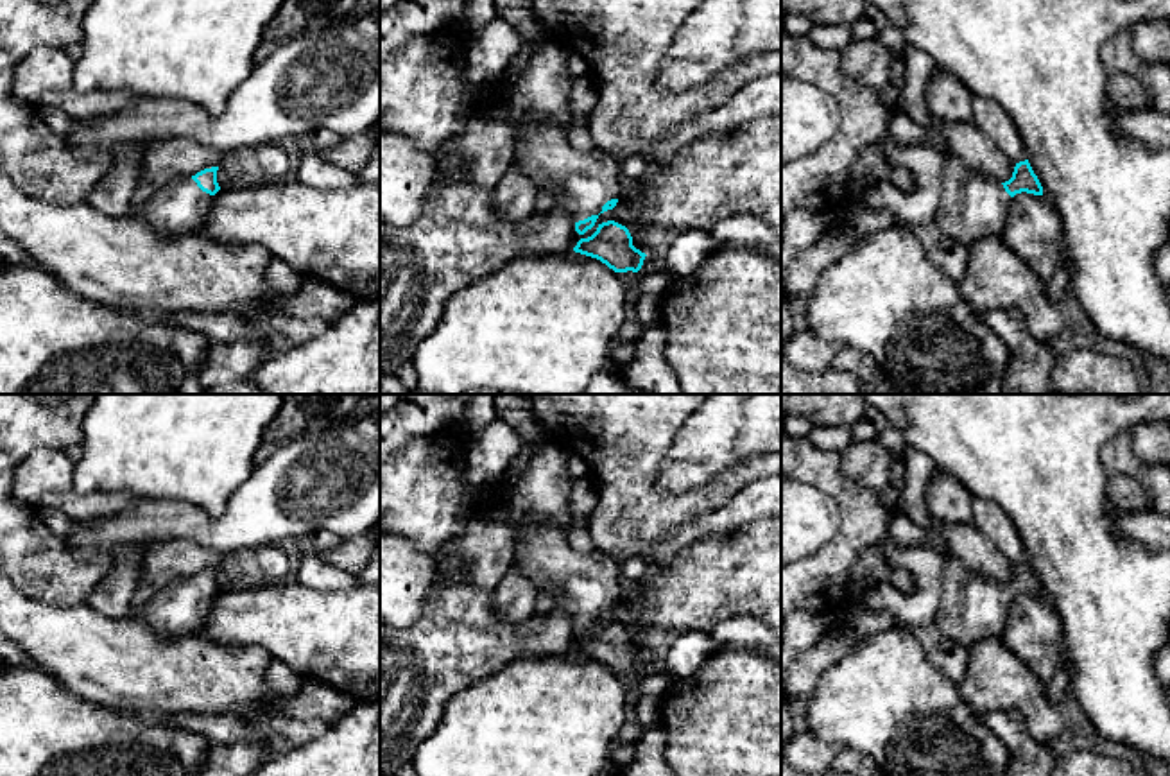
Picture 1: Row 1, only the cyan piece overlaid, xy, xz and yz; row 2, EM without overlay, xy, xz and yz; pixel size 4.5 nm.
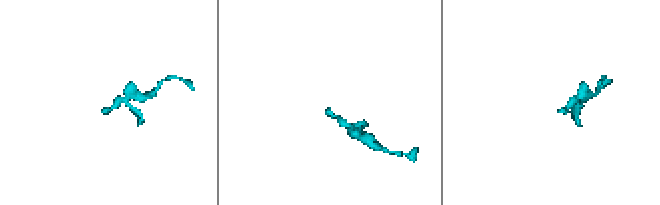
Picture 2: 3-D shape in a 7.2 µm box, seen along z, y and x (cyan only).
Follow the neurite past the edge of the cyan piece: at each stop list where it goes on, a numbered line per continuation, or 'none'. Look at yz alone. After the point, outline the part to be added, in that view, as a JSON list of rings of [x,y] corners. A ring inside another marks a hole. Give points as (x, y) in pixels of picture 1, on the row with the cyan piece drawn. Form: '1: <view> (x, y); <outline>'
1: yz (972, 206); [[[959,158],[942,163],[942,186],[935,224],[942,235],[971,247],[976,240],[1000,235],[1009,215],[1011,195],[993,177],[984,177]]]

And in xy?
1: xy (180, 208); [[[181,177],[154,190],[136,215],[161,238],[199,233],[210,213],[213,195],[202,192],[192,177]]]

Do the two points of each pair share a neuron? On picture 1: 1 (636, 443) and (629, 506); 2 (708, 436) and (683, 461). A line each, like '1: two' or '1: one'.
1: one
2: one

